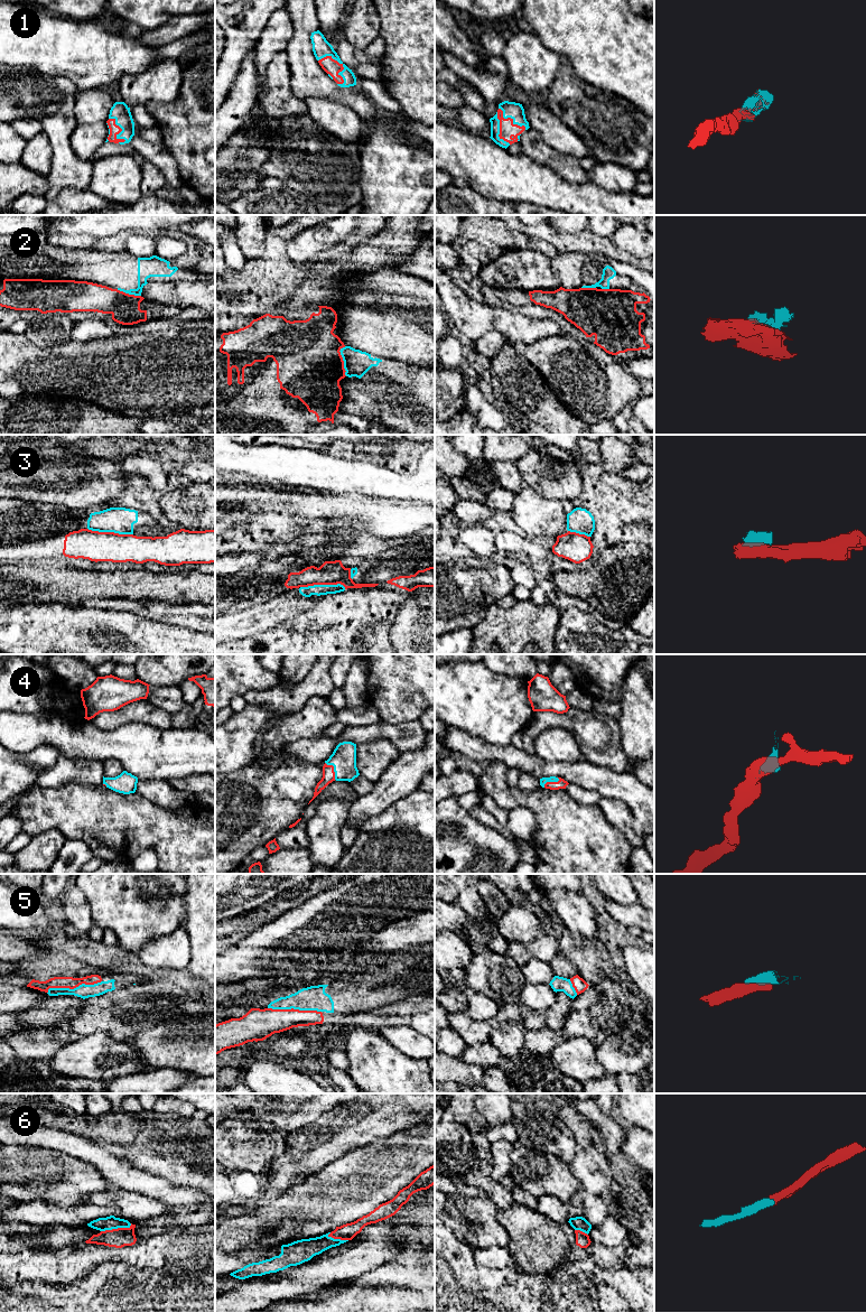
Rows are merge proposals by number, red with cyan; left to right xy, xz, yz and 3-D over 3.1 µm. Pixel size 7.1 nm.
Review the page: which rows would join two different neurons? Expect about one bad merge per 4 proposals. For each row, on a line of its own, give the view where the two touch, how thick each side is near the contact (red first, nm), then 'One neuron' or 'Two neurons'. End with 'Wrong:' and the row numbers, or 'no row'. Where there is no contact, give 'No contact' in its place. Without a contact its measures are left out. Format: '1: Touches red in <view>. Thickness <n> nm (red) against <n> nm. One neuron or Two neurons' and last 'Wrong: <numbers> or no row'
1: Touches red in xz. Thickness 110 nm (red) against 130 nm. One neuron
2: Touches red in xz. Thickness 480 nm (red) against 190 nm. Two neurons
3: Touches red in xz. Thickness 180 nm (red) against 80 nm. Two neurons
4: Touches red in xz. Thickness 100 nm (red) against 180 nm. One neuron
5: Touches red in xy. Thickness 90 nm (red) against 100 nm. One neuron
6: Touches red in xy. Thickness 140 nm (red) against 100 nm. One neuron
Wrong: 2, 3

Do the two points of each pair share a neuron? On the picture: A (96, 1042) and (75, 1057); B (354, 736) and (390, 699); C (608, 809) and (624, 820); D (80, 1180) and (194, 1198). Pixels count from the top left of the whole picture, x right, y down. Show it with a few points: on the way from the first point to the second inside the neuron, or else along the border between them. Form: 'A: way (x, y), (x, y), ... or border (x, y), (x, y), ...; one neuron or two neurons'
A: way (91, 1048), (81, 1057); one neuron
B: border (380, 719), (387, 723), (406, 723); two neurons
C: way (612, 809), (621, 818); one neuron
D: border (92, 1165), (113, 1186); two neurons

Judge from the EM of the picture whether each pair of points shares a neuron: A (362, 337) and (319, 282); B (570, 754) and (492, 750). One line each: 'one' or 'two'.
A: two
B: two

